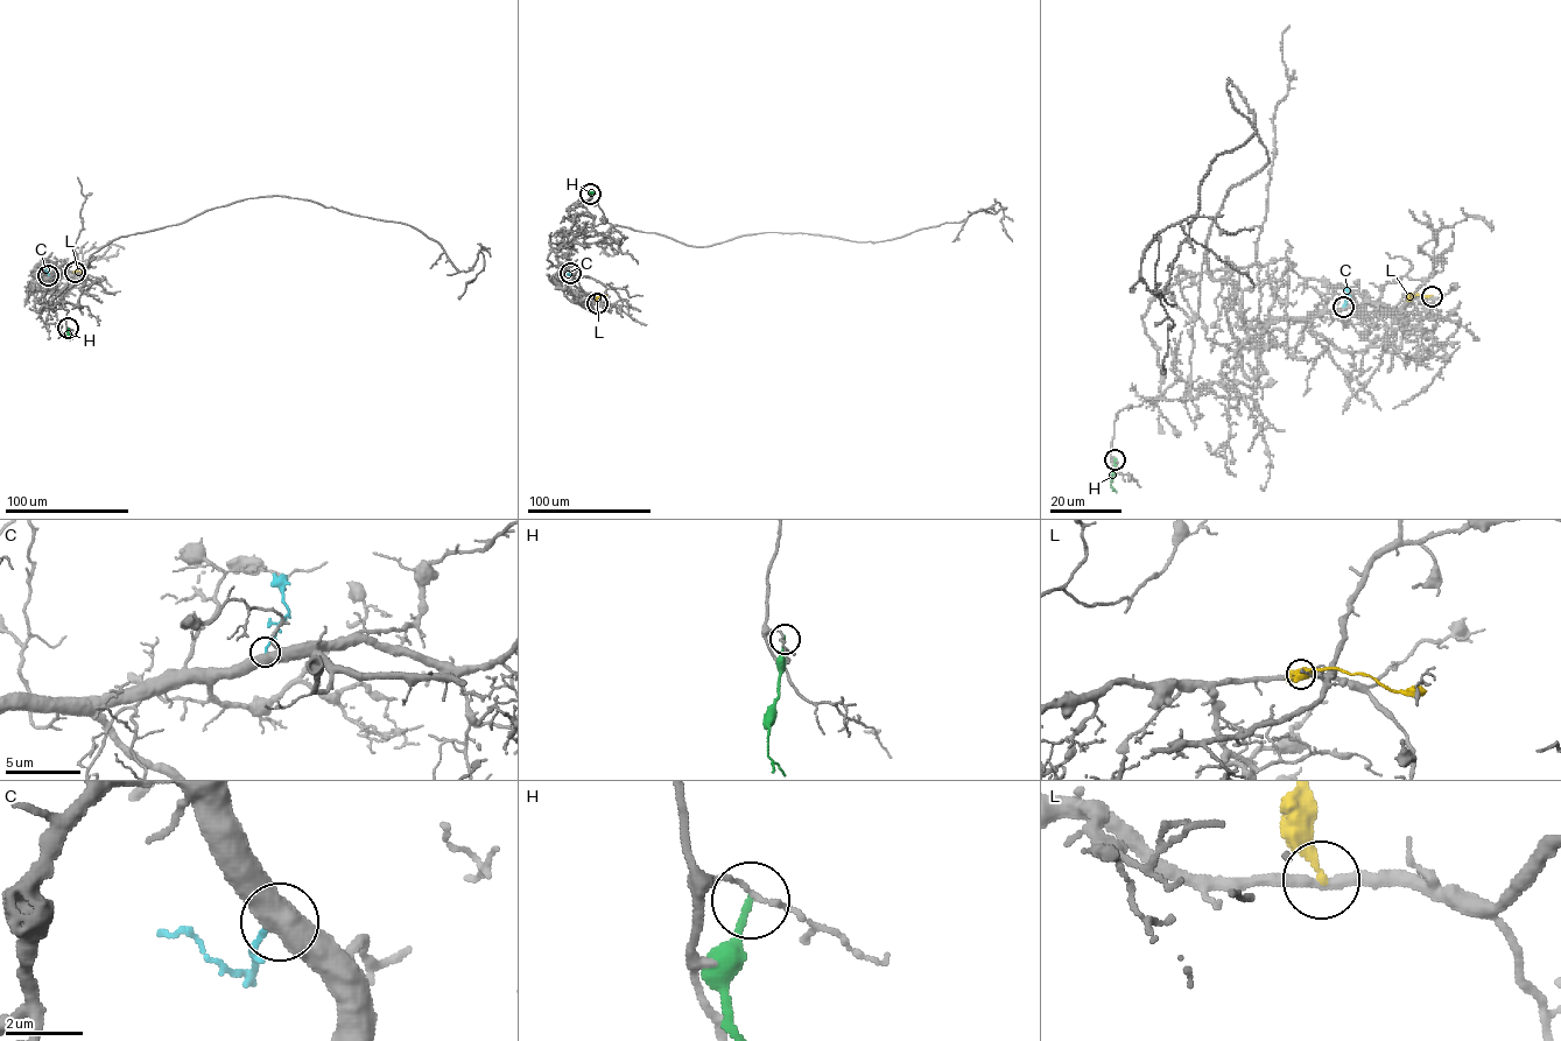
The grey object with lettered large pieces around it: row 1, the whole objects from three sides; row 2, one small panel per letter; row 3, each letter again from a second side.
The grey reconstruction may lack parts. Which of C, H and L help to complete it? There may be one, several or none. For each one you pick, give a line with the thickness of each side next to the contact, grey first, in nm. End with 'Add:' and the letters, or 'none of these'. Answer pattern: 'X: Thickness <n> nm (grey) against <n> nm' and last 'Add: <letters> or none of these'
Add: none of these

